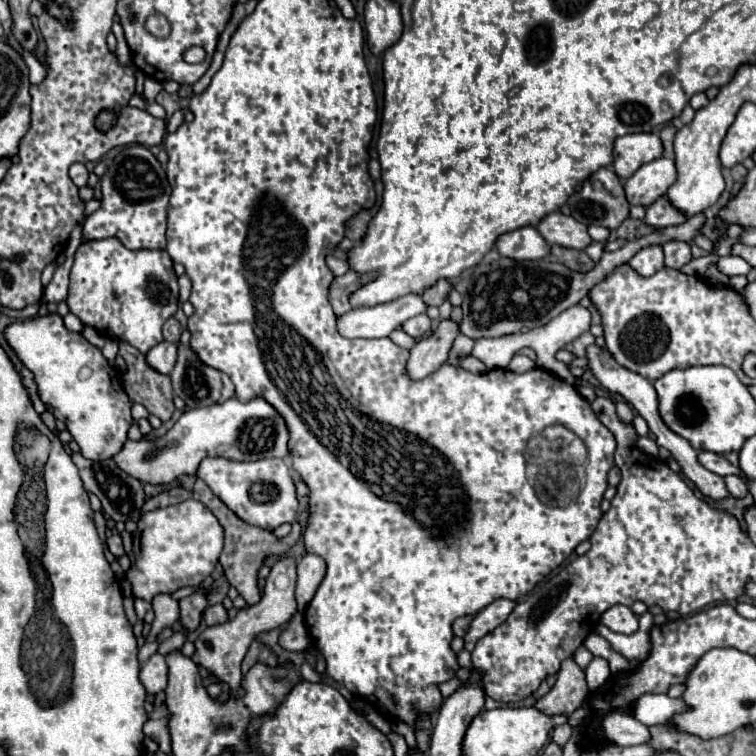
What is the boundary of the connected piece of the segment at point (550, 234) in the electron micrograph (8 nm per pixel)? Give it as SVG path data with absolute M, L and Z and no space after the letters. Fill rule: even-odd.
M560 211L546 215L536 229L550 245L582 251L592 243L592 237L588 239L588 227L580 225L580 221L576 221L574 217L562 215Z

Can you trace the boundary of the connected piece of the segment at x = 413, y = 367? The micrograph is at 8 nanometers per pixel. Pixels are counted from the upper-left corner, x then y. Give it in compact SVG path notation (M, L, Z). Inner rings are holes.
M446 319L428 339L416 341L416 345L410 349L406 375L412 381L420 381L426 375L434 373L436 369L440 369L440 365L446 361L450 353L456 335L458 335L458 325L452 319Z

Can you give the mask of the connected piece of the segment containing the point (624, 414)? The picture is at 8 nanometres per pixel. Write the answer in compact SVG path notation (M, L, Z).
M620 401L620 403L616 403L616 415L620 417L620 421L622 423L626 423L626 425L630 425L632 423L632 419L634 419L634 411L632 411L632 407L628 405L628 403L624 403L624 401Z

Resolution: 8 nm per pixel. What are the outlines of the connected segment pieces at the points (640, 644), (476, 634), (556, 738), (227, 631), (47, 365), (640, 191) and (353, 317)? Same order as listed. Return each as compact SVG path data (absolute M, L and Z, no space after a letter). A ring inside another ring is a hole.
M644 613L644 615L640 615L640 629L632 635L614 633L602 623L594 631L600 637L604 637L610 645L618 645L620 655L624 655L628 659L644 659L650 653L650 629L652 629L652 625L654 625L652 613Z
M496 599L494 603L490 603L488 607L484 607L476 615L476 619L472 621L468 633L464 635L466 649L472 651L476 647L476 643L478 643L478 639L482 639L484 635L488 635L498 625L502 625L508 619L508 615L512 613L514 607L516 607L516 601L510 601L510 599Z
M566 723L566 725L560 725L560 727L556 727L554 729L554 733L552 733L552 741L556 743L556 745L560 745L560 747L564 747L566 745L566 741L572 737L572 727Z
M282 557L280 561L274 563L274 567L270 569L270 575L266 577L266 585L264 585L264 593L262 593L260 603L246 607L246 609L240 609L234 619L230 619L222 625L208 627L196 639L196 653L194 653L192 659L198 665L206 667L210 673L214 673L218 679L222 679L230 687L234 697L244 695L240 663L242 663L252 639L256 635L264 633L264 631L270 631L270 629L276 629L276 627L288 623L290 617L296 613L294 587L296 587L296 559L294 557Z
M58 313L16 321L4 329L4 337L22 365L34 373L42 403L64 421L82 455L92 461L114 457L132 425L132 401L122 389L120 373L108 365L102 351L90 345L82 333L68 331Z
M658 157L644 163L626 183L626 199L630 205L652 205L676 181L676 167L672 159Z
M404 295L384 305L352 309L338 317L336 329L346 339L380 339L388 337L394 329L402 327L404 321L424 311L426 305L420 295Z

